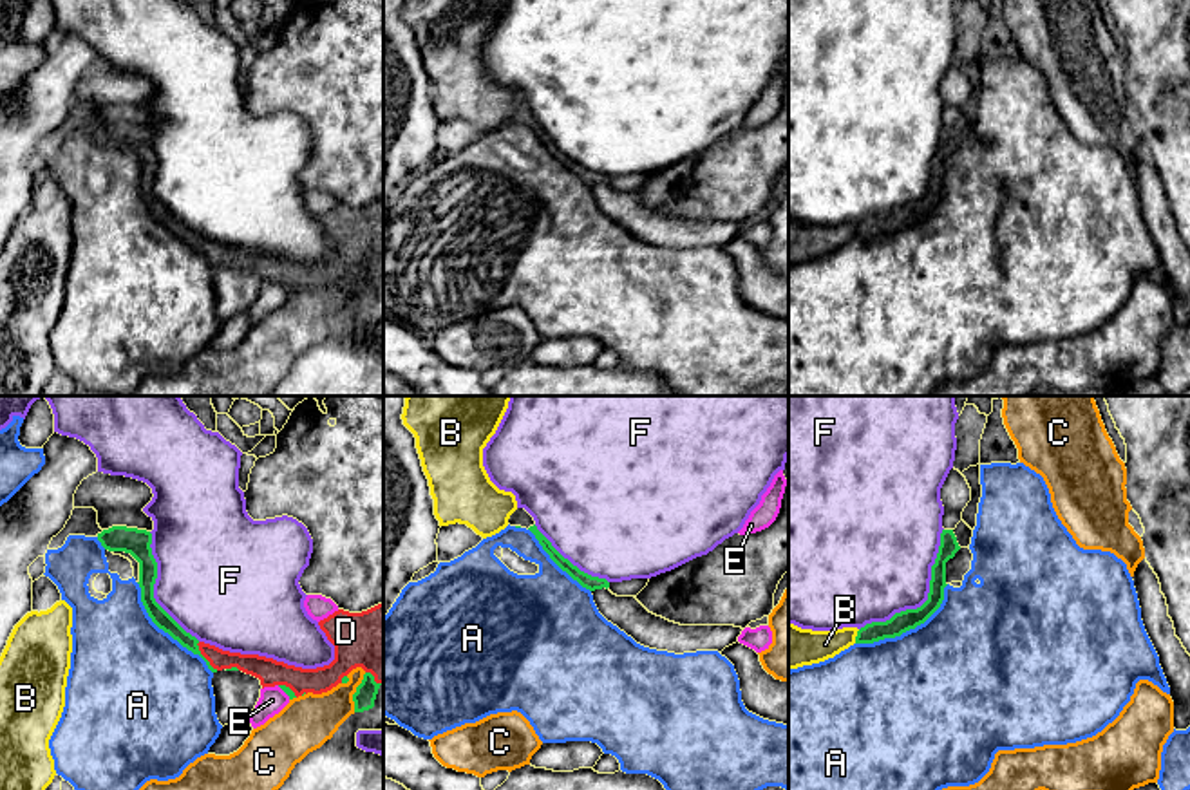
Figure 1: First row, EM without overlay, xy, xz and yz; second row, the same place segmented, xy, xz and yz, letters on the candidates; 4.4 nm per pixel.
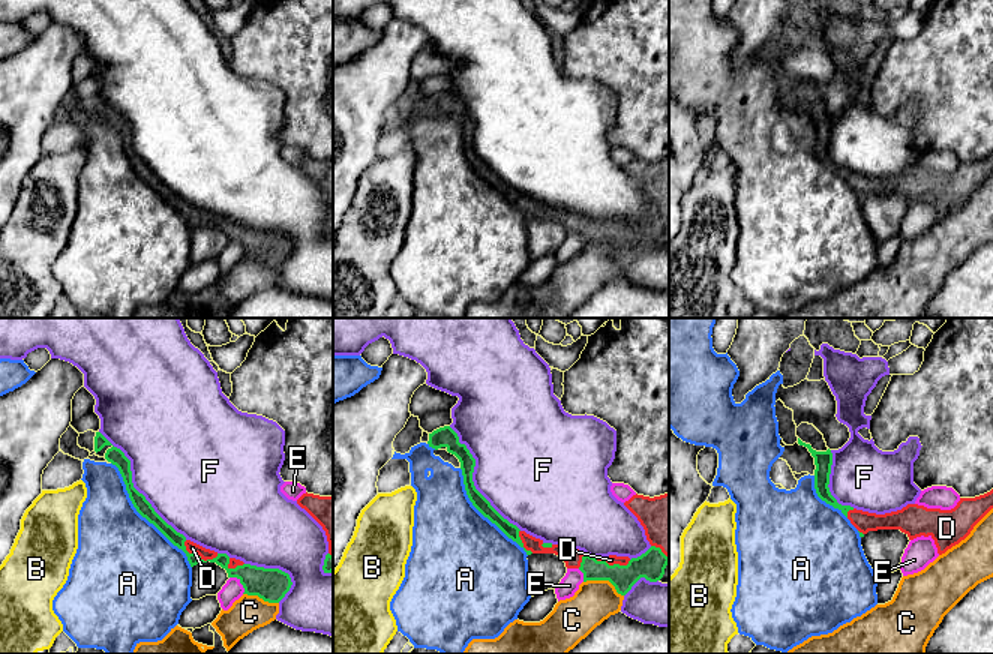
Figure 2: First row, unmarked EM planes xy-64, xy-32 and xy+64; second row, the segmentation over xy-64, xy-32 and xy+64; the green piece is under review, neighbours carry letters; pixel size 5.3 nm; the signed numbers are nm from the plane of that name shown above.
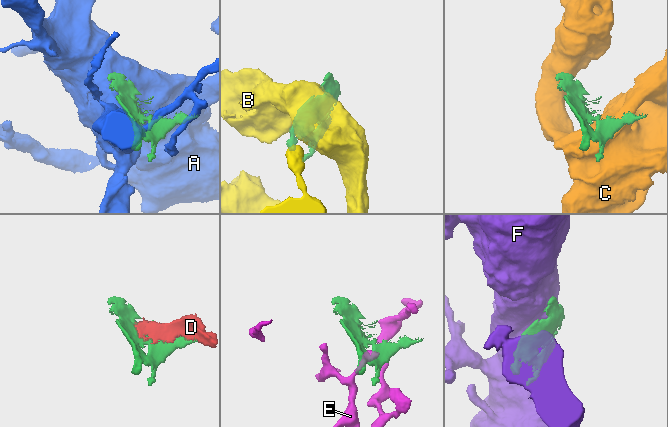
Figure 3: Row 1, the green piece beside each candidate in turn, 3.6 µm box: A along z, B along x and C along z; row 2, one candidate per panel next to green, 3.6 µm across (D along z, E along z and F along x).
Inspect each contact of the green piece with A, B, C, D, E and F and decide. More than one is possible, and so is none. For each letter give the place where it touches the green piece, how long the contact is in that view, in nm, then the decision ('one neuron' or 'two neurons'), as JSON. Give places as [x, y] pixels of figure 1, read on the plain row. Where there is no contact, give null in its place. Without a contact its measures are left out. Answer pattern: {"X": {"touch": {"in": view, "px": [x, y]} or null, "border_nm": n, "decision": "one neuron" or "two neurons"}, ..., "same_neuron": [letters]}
{"A": {"touch": {"in": "yz", "px": [908, 225]}, "border_nm": 500, "decision": "two neurons"}, "B": {"touch": {"in": "yz", "px": [856, 232]}, "border_nm": 70, "decision": "two neurons"}, "C": {"touch": {"in": "xy", "px": [355, 288]}, "border_nm": 190, "decision": "two neurons"}, "D": {"touch": {"in": "xy", "px": [203, 252]}, "border_nm": 160, "decision": "one neuron"}, "E": {"touch": {"in": "xy", "px": [284, 286]}, "border_nm": 90, "decision": "two neurons"}, "F": {"touch": {"in": "yz", "px": [928, 192]}, "border_nm": 600, "decision": "two neurons"}, "same_neuron": ["D"]}

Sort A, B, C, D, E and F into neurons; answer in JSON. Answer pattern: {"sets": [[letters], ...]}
{"sets": [["A"], ["B"], ["C"], ["D"], ["E"], ["F"]]}

